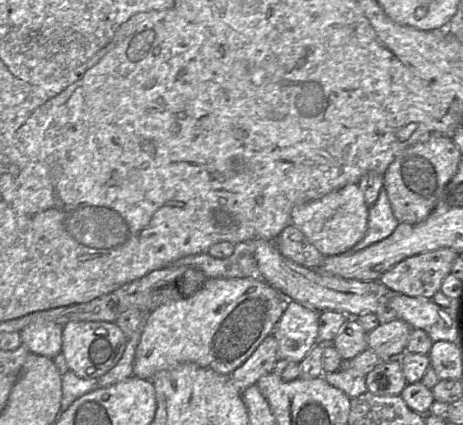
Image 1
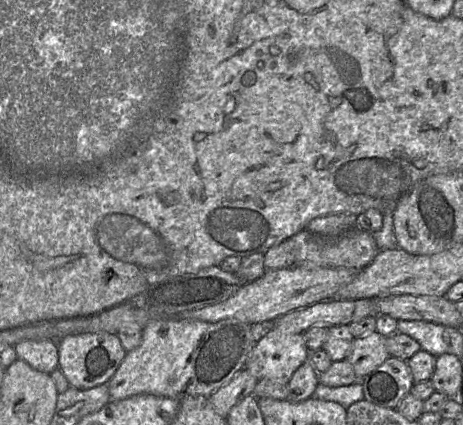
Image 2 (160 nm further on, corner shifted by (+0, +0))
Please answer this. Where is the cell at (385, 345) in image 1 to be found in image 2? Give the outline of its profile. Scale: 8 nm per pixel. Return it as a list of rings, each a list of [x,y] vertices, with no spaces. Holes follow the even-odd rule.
[[[377,331],[354,339],[347,360],[353,366],[357,380],[363,379],[390,357],[385,339],[386,336]]]

